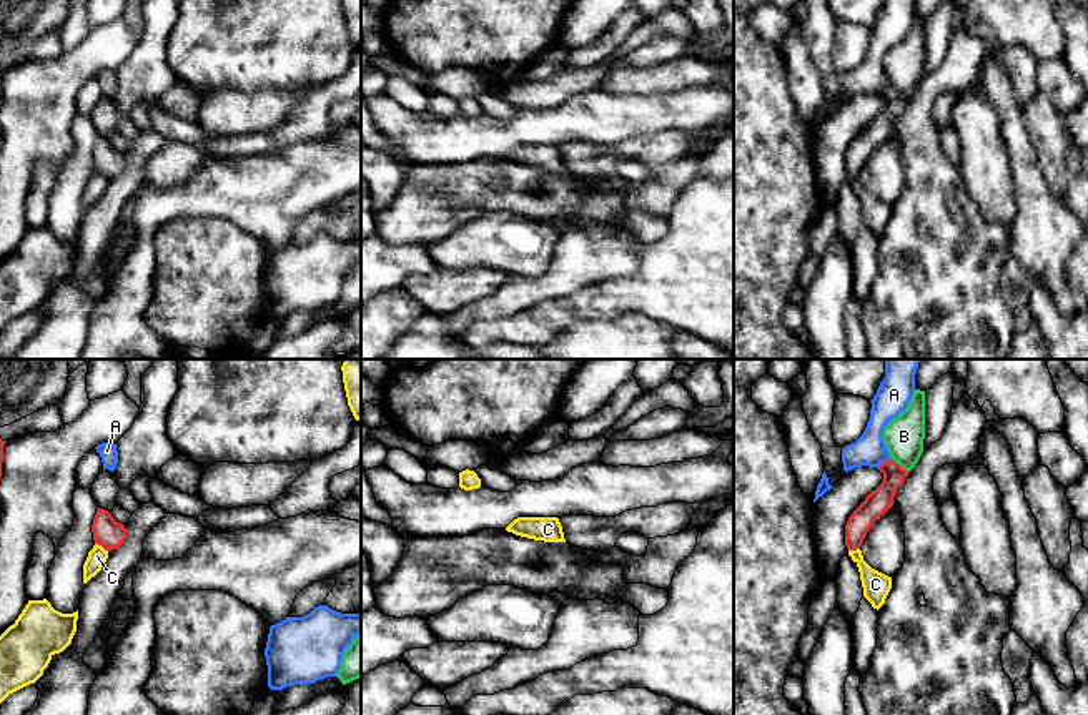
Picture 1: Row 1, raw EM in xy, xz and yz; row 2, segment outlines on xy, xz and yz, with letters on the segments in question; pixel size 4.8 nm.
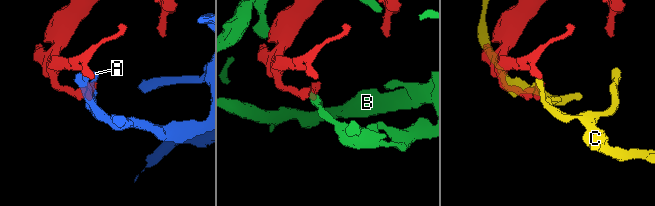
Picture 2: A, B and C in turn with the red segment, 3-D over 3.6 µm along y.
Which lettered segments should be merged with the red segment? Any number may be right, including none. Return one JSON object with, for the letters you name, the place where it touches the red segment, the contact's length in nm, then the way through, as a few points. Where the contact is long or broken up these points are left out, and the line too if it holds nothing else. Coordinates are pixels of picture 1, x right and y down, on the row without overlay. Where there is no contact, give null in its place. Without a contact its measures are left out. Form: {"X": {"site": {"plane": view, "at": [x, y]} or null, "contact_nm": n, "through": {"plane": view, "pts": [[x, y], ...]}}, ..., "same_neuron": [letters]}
{"same_neuron": []}

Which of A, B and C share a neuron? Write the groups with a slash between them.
A / B / C

